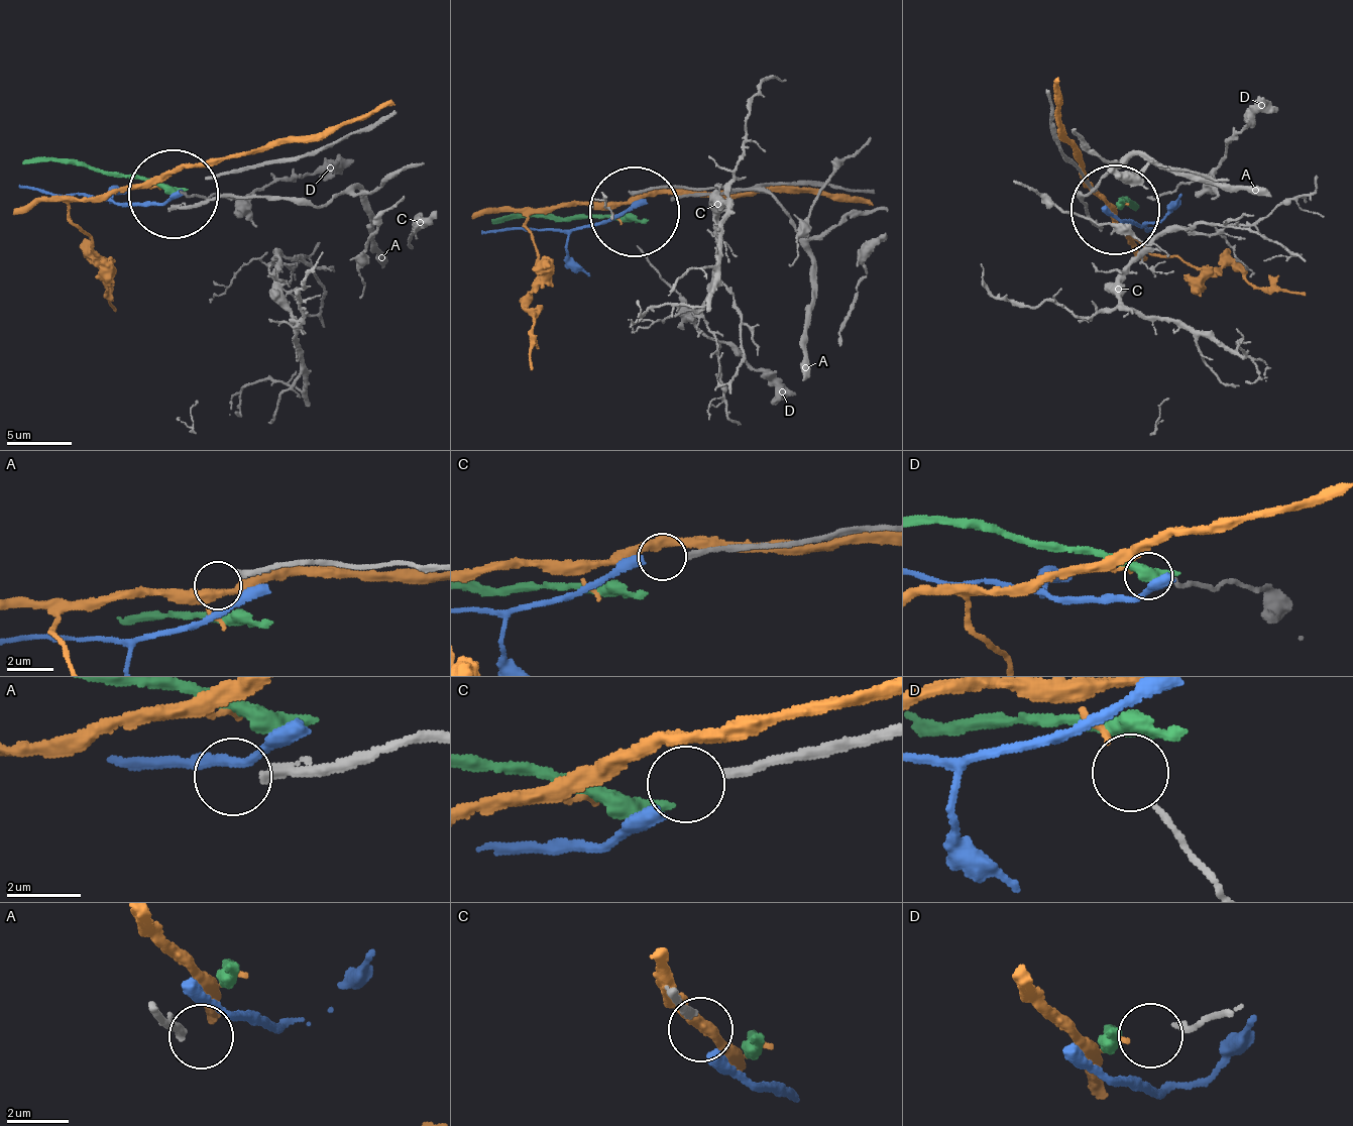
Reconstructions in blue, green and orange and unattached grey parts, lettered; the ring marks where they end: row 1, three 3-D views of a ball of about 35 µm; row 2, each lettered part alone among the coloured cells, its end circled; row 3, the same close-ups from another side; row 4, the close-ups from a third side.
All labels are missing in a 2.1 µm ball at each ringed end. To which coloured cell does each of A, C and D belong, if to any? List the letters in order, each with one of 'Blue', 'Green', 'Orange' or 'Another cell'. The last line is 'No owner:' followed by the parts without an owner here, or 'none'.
A: Another cell
C: Blue
D: Orange
No owner: A

